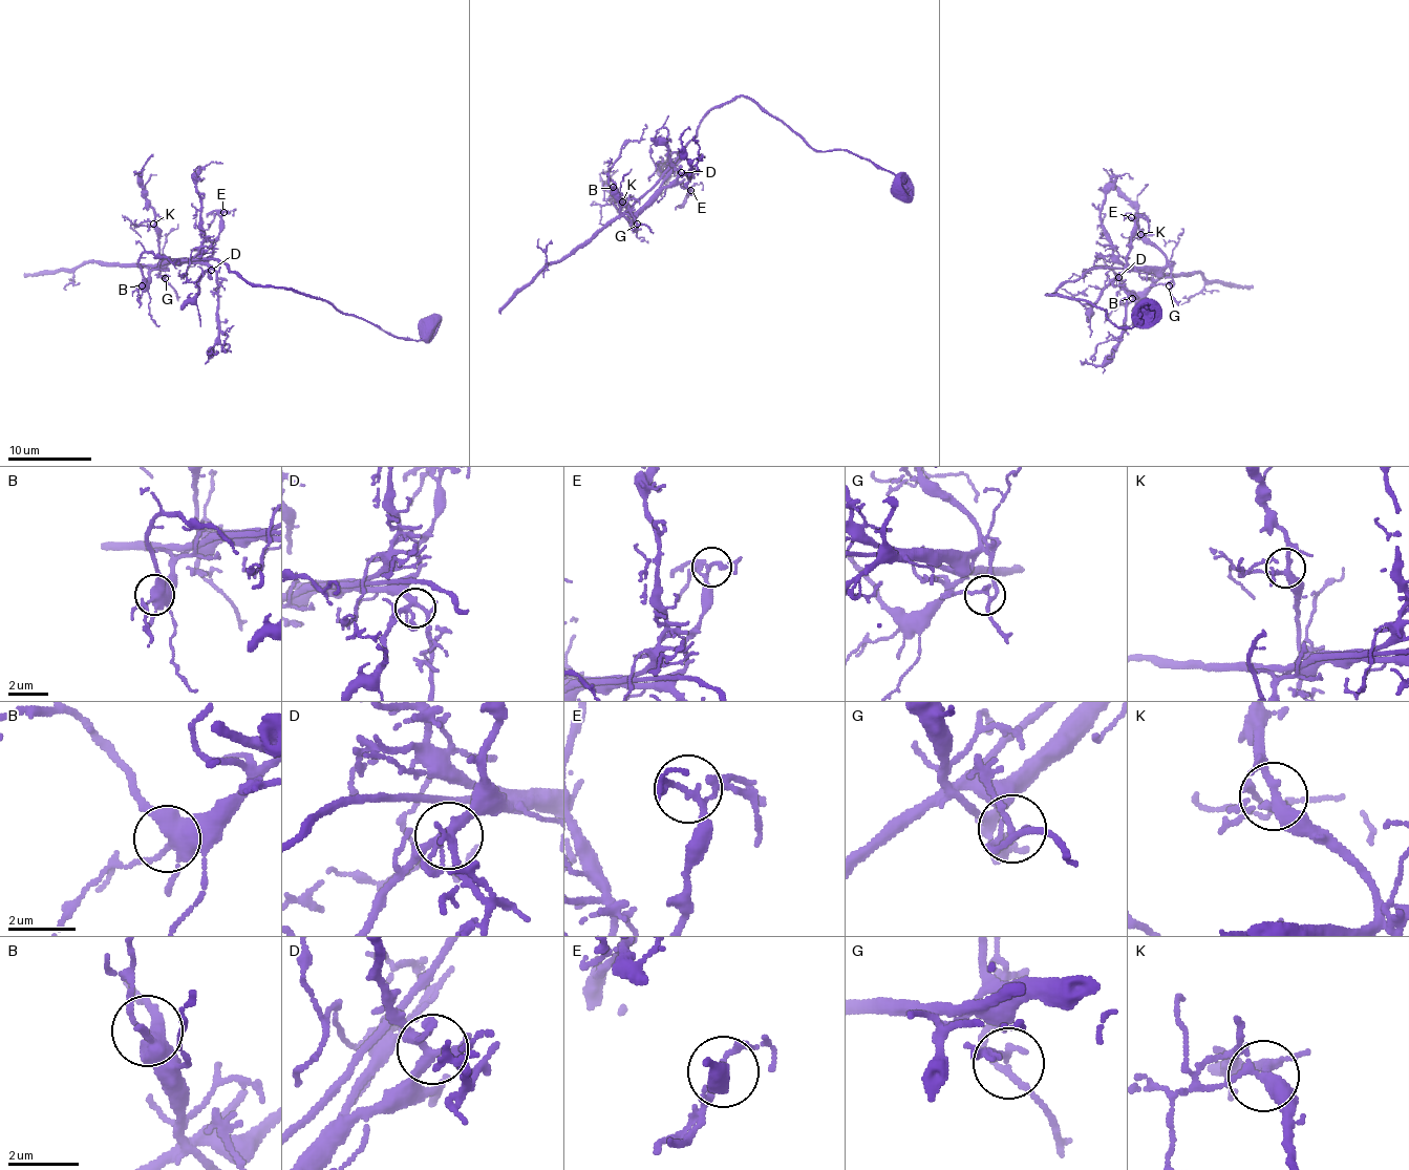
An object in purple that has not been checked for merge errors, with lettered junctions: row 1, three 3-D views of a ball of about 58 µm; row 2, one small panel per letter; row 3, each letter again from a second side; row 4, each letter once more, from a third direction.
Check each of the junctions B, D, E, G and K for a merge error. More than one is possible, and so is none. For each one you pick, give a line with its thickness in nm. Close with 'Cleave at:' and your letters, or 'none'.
Cleave at: none

